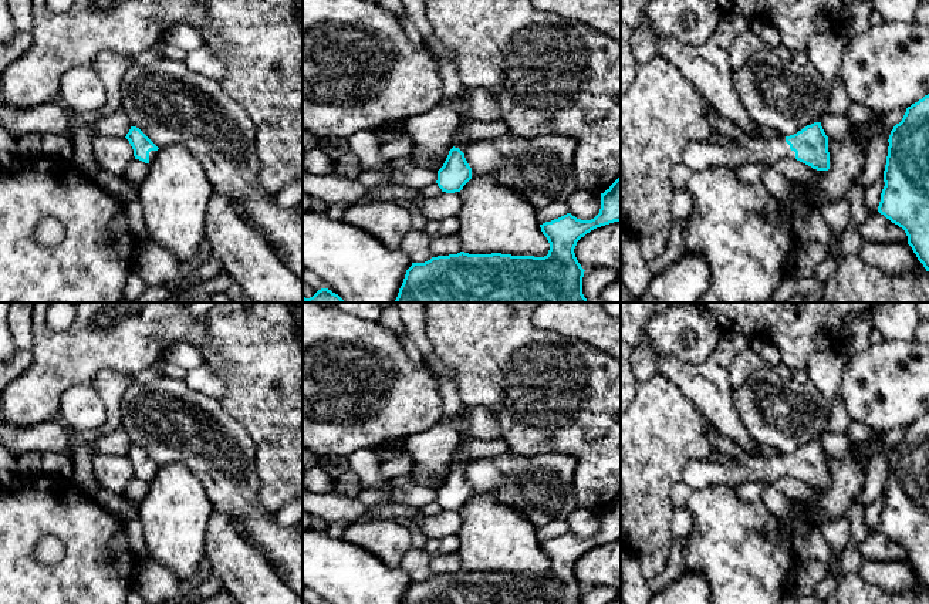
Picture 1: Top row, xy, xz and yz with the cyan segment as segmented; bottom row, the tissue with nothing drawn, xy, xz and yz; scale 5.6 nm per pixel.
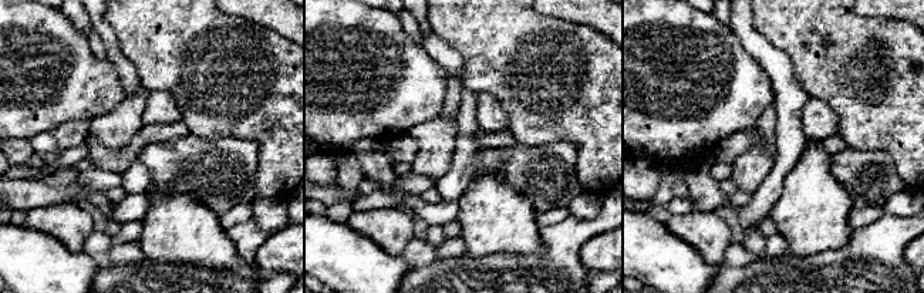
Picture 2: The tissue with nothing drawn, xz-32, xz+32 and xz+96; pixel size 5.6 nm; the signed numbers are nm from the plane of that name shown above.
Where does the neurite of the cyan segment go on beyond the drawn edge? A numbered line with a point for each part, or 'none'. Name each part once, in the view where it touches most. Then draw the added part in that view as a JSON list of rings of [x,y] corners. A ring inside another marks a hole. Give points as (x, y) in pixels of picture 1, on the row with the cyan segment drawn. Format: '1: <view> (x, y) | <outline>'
1: yz (696, 155) | [[[786,136],[764,139],[730,139],[727,145],[703,142],[689,142],[682,152],[682,163],[692,172],[709,168],[740,168],[749,163],[763,163],[790,158],[795,159],[795,152],[790,149]]]

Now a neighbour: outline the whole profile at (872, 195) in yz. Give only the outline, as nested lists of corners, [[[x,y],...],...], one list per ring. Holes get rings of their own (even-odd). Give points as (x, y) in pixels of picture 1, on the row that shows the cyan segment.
[[[884,178],[876,180],[871,188],[865,190],[865,206],[869,213],[876,213],[881,202],[881,193],[885,186]]]

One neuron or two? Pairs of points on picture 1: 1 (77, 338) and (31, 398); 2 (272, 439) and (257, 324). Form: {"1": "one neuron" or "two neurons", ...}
{"1": "one neuron", "2": "one neuron"}

